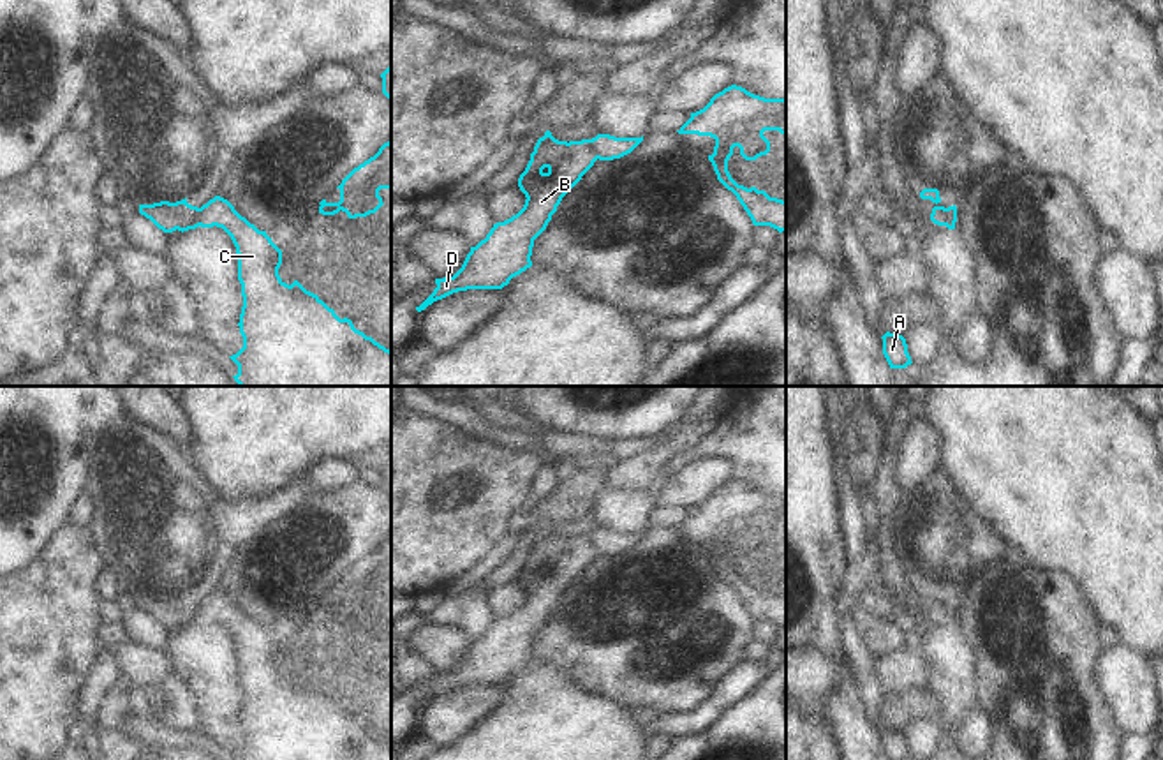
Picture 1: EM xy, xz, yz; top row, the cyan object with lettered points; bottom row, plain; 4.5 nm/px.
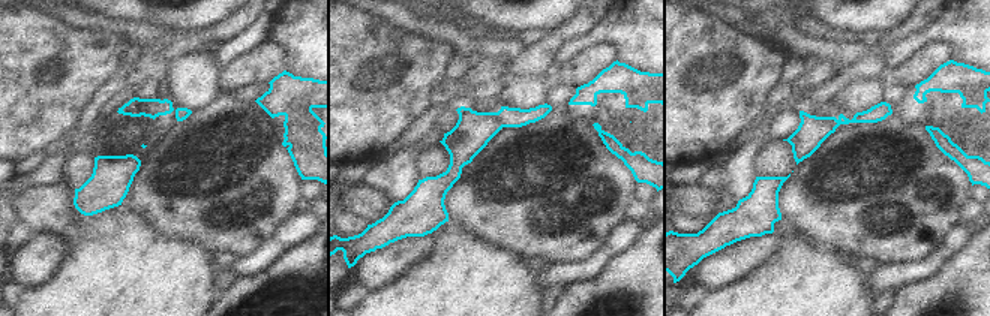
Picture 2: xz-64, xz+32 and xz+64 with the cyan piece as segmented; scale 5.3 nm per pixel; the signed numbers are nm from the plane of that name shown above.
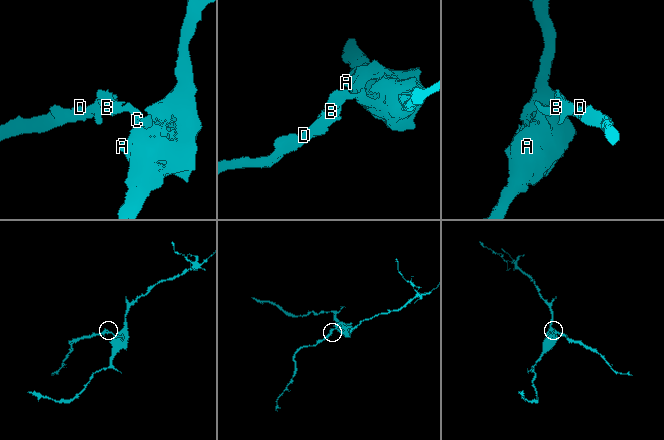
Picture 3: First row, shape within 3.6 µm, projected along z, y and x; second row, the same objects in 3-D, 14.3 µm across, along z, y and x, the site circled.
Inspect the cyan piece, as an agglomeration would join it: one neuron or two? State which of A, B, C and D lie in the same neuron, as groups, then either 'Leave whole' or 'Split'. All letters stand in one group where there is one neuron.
Groups: A C / B D. Split

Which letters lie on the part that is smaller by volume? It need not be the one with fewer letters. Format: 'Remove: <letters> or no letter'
Remove: B, D

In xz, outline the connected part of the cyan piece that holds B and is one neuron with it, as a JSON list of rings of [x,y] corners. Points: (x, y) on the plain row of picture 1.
[[[546,525],[518,573],[518,582],[527,592],[523,603],[511,614],[493,619],[486,633],[470,642],[453,672],[435,674],[437,682],[416,705],[421,707],[458,686],[502,684],[530,663],[534,635],[546,624],[562,592],[596,555],[590,534],[567,538]]]

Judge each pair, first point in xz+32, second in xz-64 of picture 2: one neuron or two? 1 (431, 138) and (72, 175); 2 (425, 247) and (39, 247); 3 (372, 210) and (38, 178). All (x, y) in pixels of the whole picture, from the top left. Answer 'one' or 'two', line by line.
1: two
2: one
3: two

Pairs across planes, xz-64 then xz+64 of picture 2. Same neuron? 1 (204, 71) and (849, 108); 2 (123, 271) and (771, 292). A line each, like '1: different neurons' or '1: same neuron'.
1: same neuron
2: same neuron

